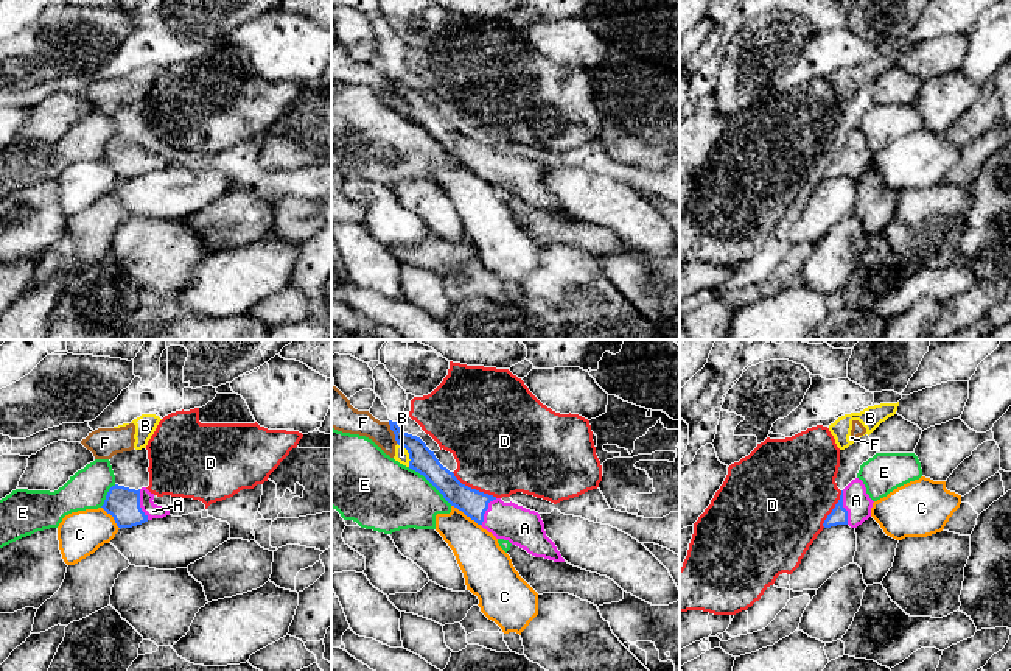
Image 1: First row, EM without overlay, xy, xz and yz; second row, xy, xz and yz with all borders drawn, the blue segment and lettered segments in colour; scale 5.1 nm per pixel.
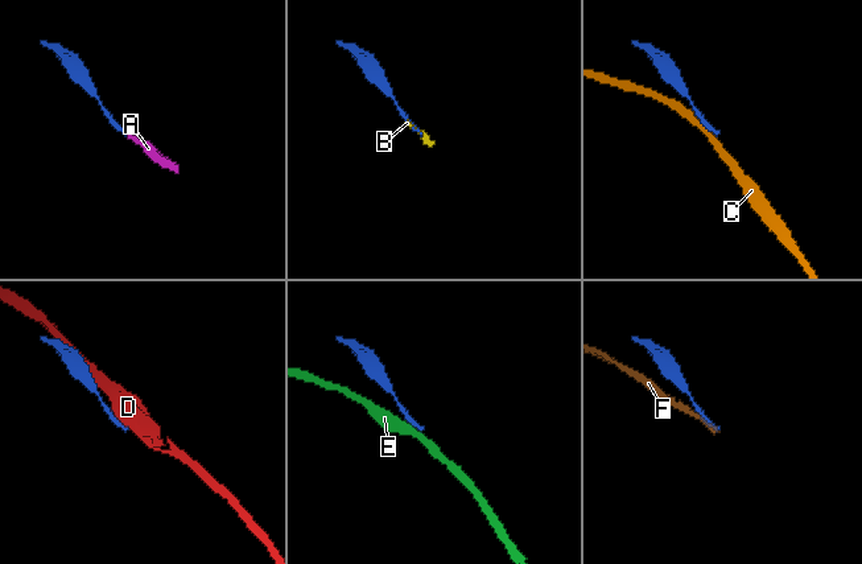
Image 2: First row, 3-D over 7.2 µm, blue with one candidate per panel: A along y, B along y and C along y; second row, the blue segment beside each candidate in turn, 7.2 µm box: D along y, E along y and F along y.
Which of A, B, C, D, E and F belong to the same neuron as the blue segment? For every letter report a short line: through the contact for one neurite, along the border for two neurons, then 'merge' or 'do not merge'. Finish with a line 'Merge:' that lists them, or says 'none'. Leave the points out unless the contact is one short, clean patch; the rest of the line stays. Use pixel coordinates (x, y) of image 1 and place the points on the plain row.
A: yz (839, 167), (843, 159), (856, 151) | merge
B: xz (397, 94), (406, 101), (409, 117) | do not merge
C: do not merge
D: xz (451, 123), (462, 134), (496, 148) | do not merge
E: do not merge
F: xz (388, 73), (397, 94) | do not merge
Merge: A

